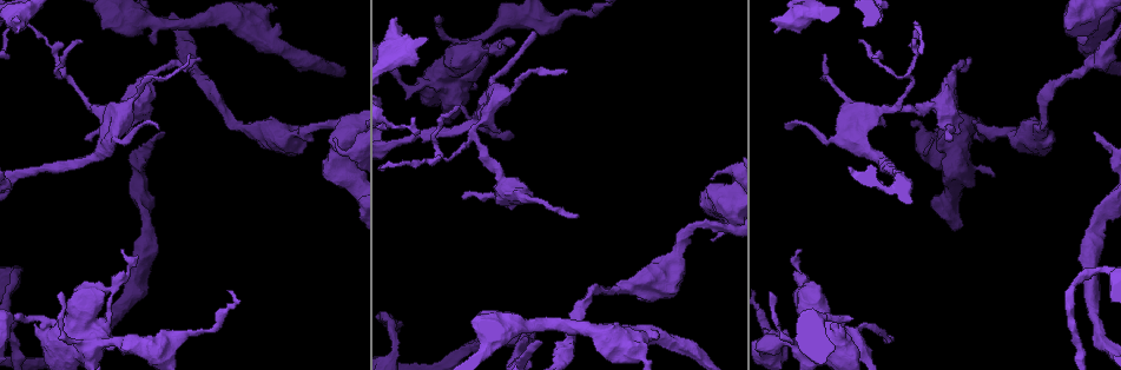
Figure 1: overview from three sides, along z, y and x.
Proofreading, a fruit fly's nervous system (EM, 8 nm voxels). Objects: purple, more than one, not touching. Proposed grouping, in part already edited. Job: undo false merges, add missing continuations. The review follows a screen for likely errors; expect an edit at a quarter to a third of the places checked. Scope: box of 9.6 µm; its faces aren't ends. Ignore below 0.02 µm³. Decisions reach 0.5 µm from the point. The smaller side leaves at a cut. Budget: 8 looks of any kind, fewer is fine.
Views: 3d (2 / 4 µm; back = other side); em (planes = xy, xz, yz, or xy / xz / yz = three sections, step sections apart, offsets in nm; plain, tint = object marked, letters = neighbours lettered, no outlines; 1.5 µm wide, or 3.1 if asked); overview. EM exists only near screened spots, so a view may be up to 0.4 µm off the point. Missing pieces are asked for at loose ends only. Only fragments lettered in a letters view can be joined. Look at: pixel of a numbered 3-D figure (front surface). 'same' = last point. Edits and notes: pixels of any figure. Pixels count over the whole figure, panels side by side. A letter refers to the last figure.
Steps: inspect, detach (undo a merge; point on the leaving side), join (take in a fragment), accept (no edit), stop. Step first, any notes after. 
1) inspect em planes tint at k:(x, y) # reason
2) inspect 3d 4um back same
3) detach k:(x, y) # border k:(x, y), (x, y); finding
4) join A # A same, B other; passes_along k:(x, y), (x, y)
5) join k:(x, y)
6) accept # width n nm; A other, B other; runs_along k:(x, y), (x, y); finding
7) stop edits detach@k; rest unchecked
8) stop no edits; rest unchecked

inspect 3d 4um at 1:(578, 216) # tapers out

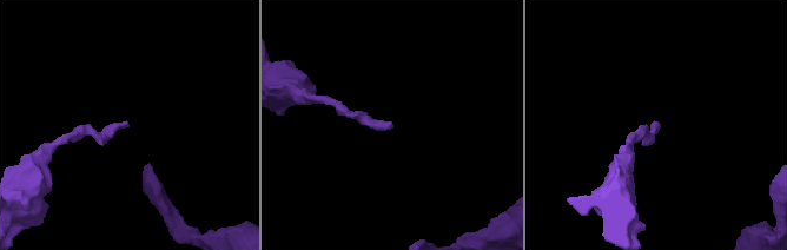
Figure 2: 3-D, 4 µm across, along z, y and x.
inspect em planes tint at 2:(656, 124)

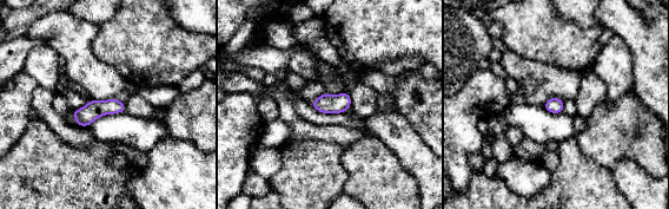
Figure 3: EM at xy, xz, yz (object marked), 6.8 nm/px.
inspect em planes letters same # what lies round it

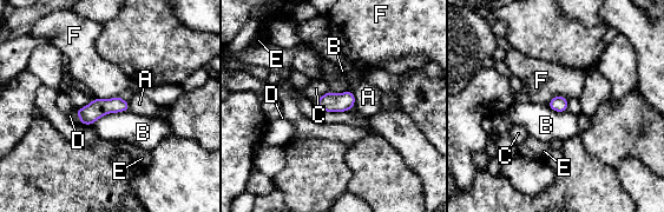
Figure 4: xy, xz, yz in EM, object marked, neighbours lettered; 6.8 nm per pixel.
accept # A other, B other, C other, D other, E other, F other; border 4:(118, 95), (111, 99), (94, 98); no lettered fragment goes on from it

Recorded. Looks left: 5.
inspect 3d 4um at 1:(149, 231) # sudden change in width

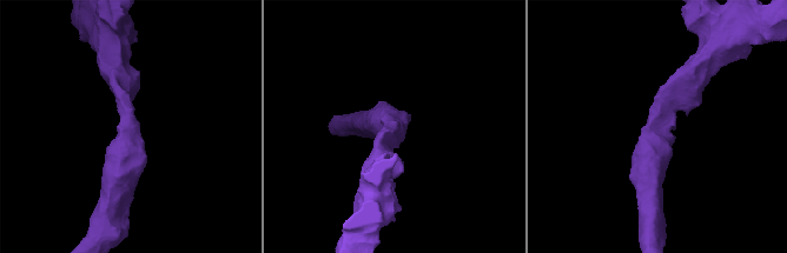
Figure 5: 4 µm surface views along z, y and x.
inspect em planes letters at 5:(653, 133) # arm_widths 200, 440 nm

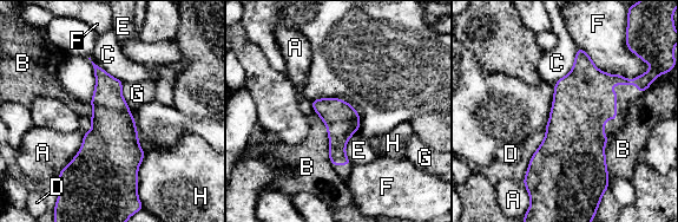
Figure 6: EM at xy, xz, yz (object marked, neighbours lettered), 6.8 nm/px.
accept # width 240 nm; A other, B other, C other, D other, E other, F other, G other, H other; border 6:(604, 135), (607, 138), (607, 188); one cell here

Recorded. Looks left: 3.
inspect 3d 4um at 1:(338, 149) # an open end

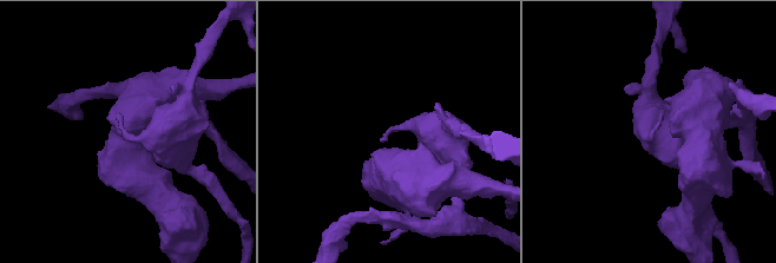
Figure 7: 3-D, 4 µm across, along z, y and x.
inspect em planes letters at 7:(389, 130)

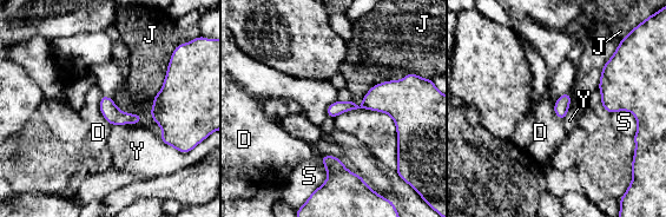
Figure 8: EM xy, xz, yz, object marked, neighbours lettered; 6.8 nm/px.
accept # longest_contact J 440 nm; D other, J other, S other, Y other; no lettered fragment goes on from it

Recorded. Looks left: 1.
stop no edits; rest unchecked

